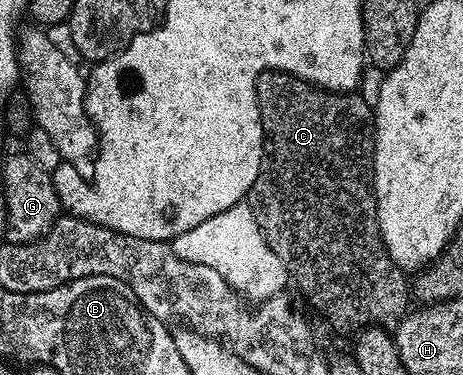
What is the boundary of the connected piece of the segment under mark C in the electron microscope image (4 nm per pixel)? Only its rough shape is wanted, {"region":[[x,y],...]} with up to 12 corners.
{"region":[[267,69],[248,202],[338,331],[393,328],[374,116]]}

